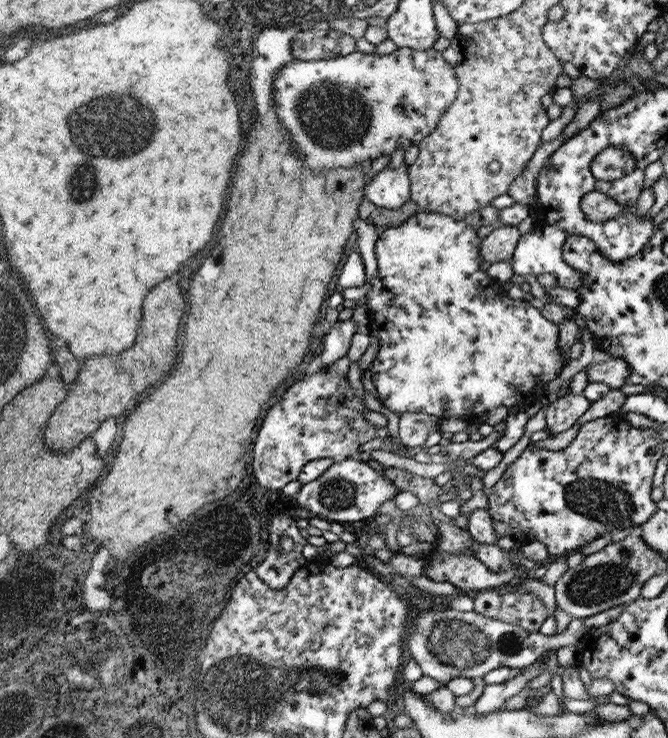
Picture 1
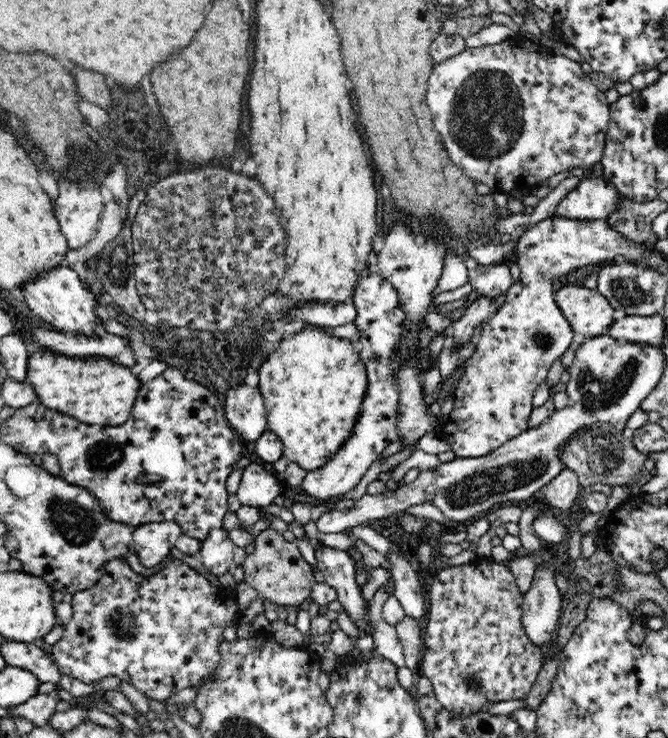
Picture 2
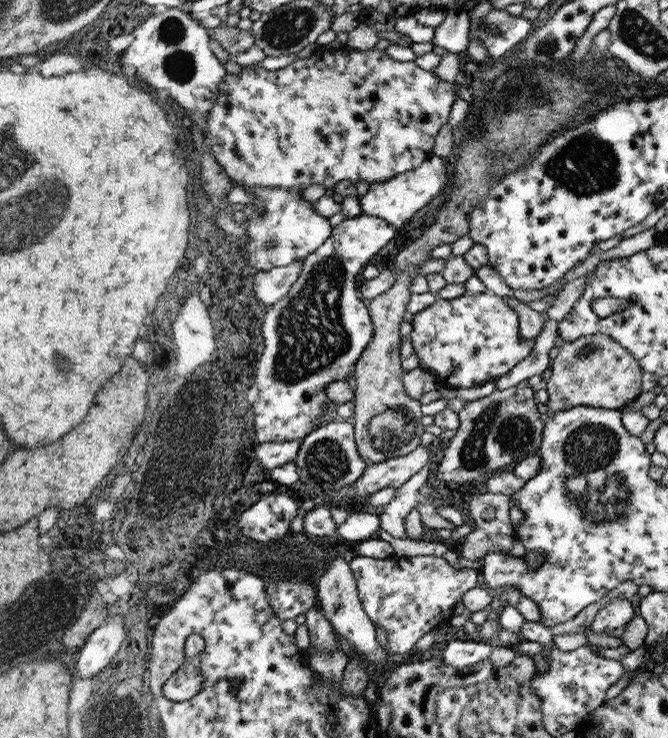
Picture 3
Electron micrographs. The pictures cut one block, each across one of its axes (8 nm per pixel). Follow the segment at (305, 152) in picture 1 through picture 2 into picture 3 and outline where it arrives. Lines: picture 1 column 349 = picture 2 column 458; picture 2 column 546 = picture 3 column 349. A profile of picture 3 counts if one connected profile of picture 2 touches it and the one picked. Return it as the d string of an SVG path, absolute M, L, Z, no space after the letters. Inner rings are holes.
M320 48L311 57L296 60L293 64L280 70L266 70L262 67L242 66L245 69L236 75L227 73L219 87L219 97L216 99L213 110L207 114L208 132L212 134L211 153L225 173L236 182L236 186L253 187L282 187L303 192L310 184L321 184L326 189L333 187L340 180L382 182L394 176L408 172L428 160L433 152L437 134L442 125L449 120L452 103L459 97L456 94L455 83L440 80L433 71L418 67L416 62L396 62L383 50L374 49L364 51L355 48L339 48L326 50Z

